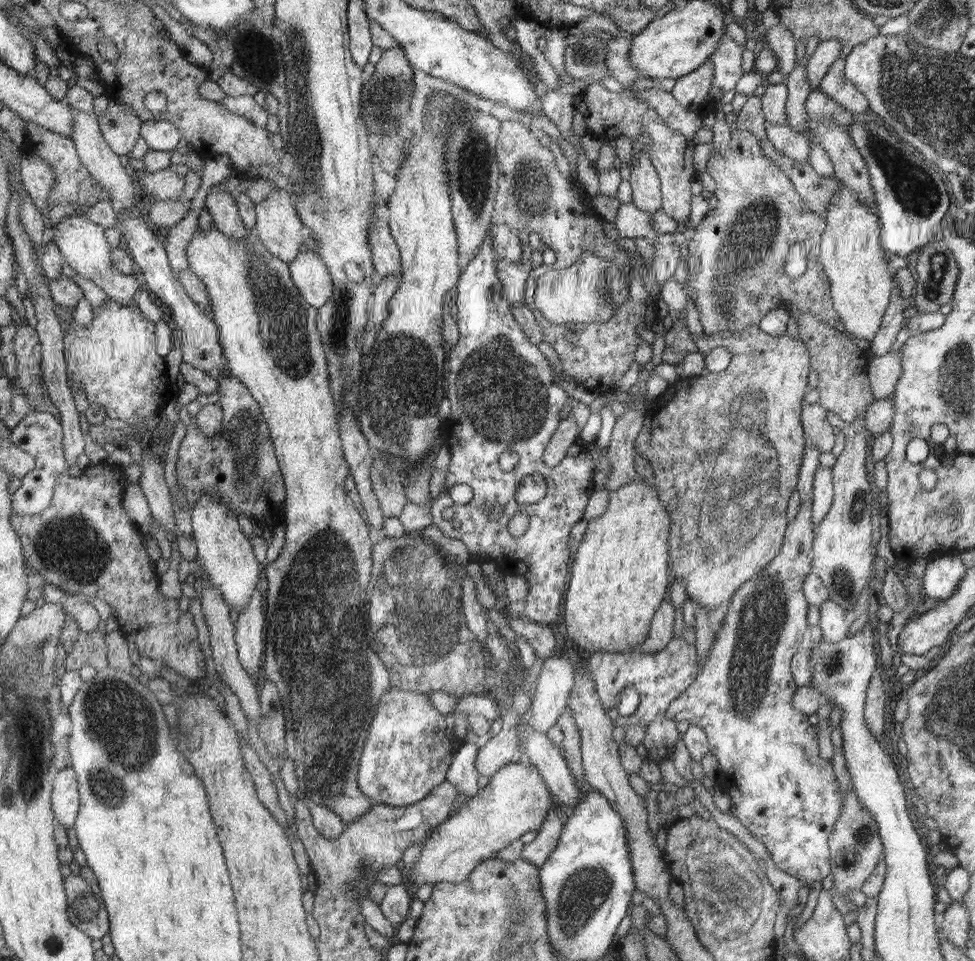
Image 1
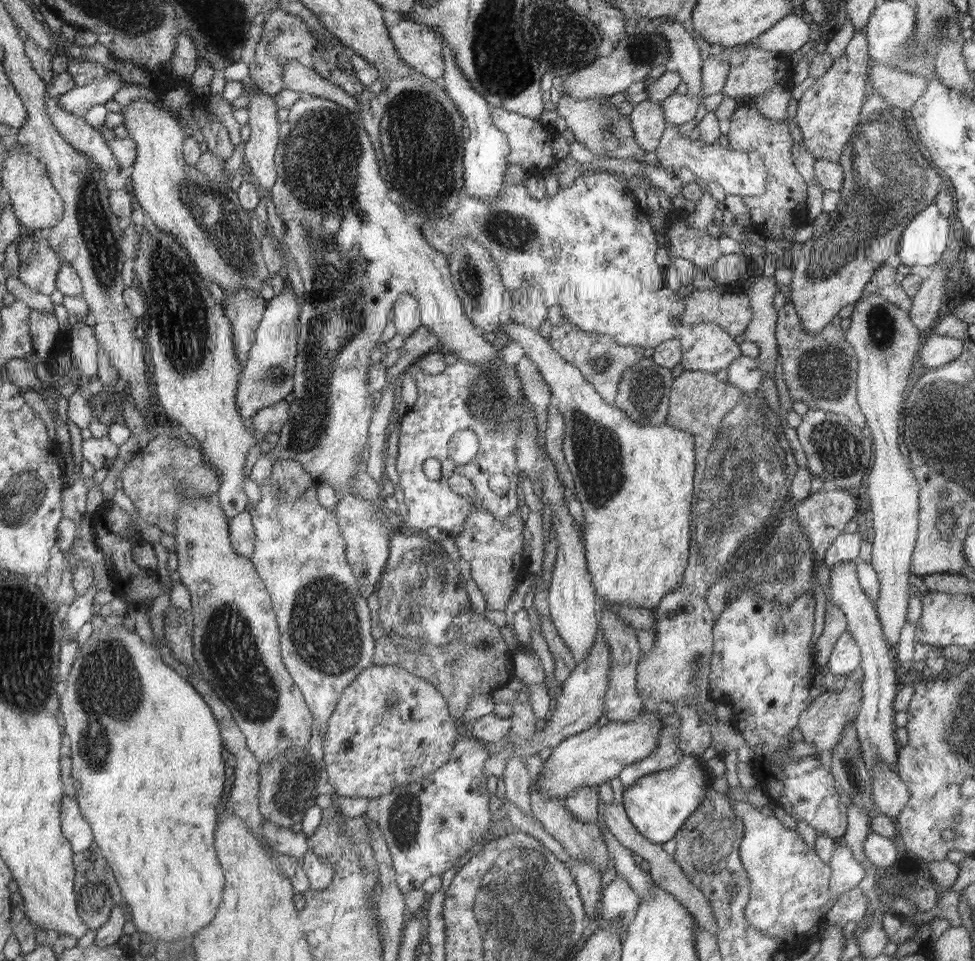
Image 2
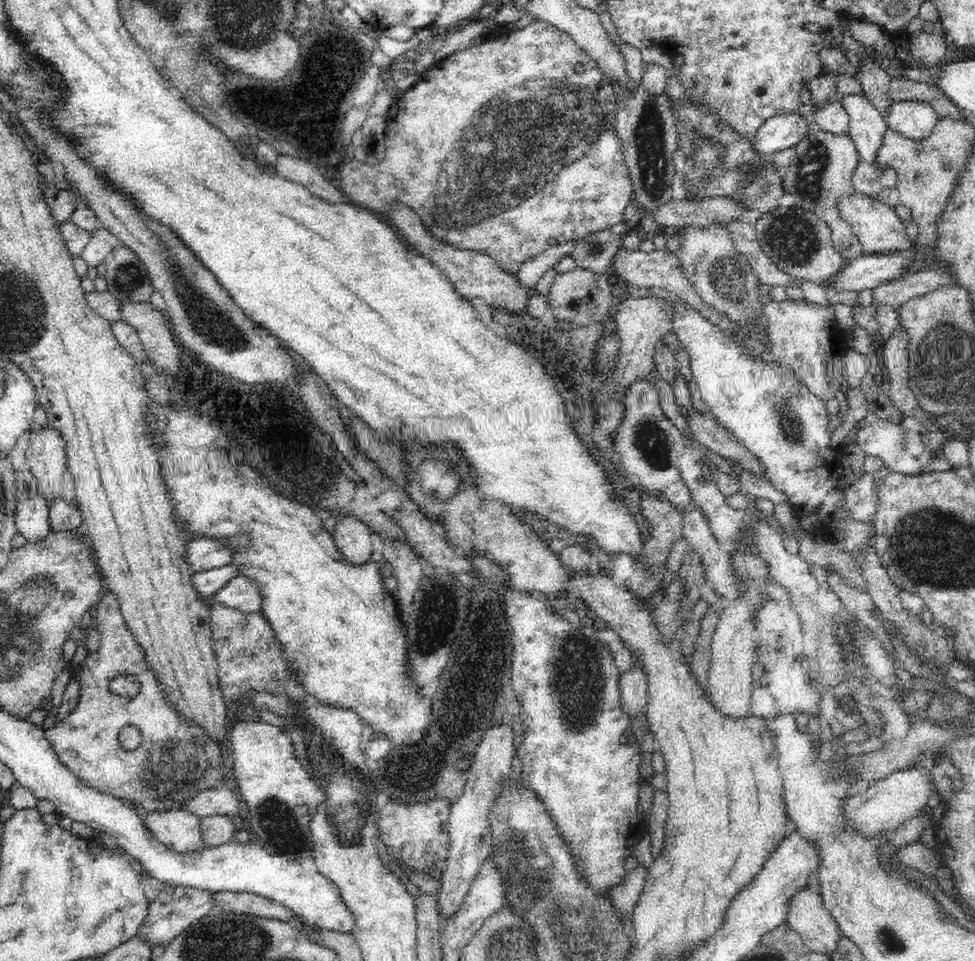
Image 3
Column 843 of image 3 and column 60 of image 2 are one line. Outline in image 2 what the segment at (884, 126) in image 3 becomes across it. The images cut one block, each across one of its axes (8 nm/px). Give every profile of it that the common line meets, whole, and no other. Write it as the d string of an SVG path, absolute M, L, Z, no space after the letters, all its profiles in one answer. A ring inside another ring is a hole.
M109 70L102 79L94 79L87 85L74 87L58 97L58 105L64 111L85 118L94 105L104 105L124 84L127 84L116 70Z

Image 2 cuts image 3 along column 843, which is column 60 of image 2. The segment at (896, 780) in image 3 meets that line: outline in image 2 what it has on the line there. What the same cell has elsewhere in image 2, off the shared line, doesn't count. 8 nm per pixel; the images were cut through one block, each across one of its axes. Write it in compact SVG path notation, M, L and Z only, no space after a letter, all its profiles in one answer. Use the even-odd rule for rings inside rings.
M65 797L60 808L63 833L71 841L76 854L86 852L95 841L92 827L84 819L83 810L80 808L78 800L72 797Z

